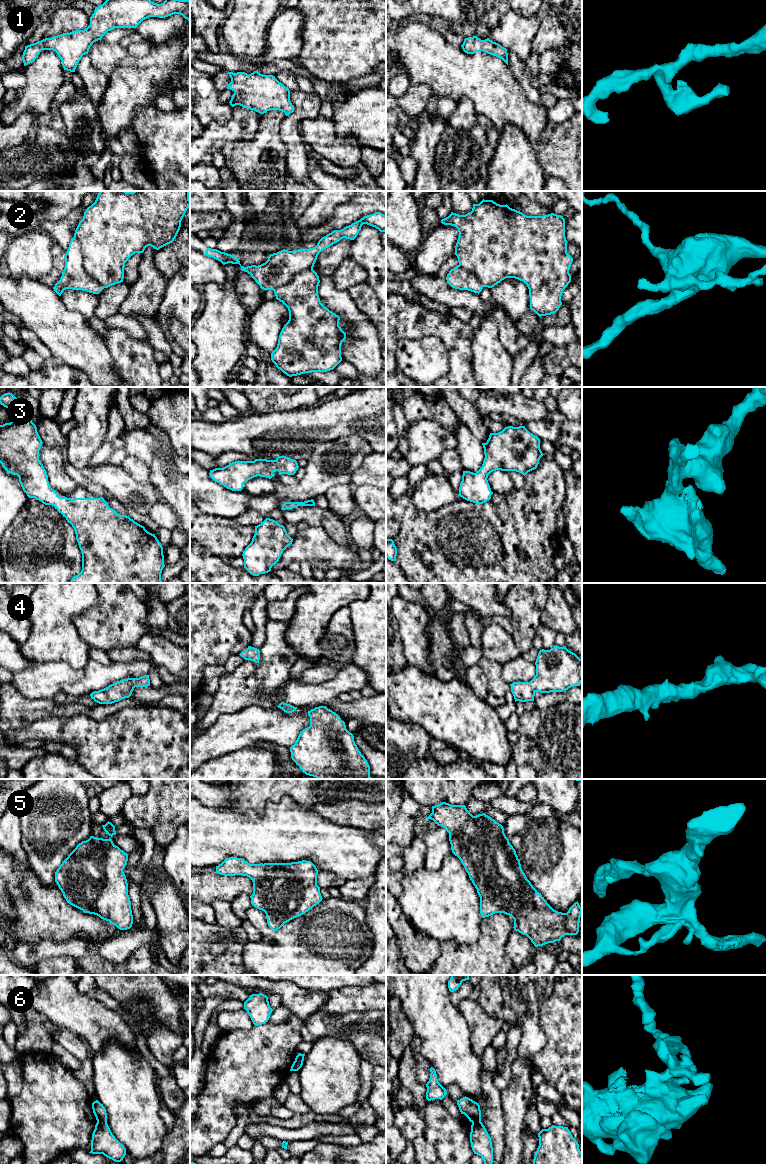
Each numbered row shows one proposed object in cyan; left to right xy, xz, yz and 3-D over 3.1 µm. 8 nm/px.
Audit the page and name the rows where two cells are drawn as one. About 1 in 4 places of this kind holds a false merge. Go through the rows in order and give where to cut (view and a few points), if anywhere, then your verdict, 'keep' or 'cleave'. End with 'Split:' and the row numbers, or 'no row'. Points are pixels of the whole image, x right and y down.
1: cut none; keep
2: cut xy (74, 236), (79, 243), (83, 269), (103, 288); cleave
3: cut none; keep
4: cut none; keep
5: cut none; keep
6: cut xy (97, 1121), (106, 1122); cleave
Split: 2, 6

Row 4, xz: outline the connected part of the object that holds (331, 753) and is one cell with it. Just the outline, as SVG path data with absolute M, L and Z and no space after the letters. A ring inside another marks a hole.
M326 706L315 707L308 715L310 726L300 732L290 747L291 758L302 772L317 779L371 779L370 766L340 716Z

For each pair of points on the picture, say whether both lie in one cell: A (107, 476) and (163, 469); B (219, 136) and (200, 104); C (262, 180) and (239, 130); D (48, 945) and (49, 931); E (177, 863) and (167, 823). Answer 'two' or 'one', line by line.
A: two
B: two
C: two
D: two
E: two

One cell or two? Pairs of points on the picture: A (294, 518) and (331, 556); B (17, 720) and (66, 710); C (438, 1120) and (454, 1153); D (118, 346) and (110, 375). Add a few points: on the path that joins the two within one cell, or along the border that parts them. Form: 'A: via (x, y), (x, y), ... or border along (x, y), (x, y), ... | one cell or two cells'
A: border along (308, 525), (321, 526), (329, 536) | two cells
B: via (29, 711), (54, 710) | one cell
C: via (441, 1128), (451, 1138), (452, 1145) | one cell
D: border along (104, 341), (113, 360), (113, 367), (121, 376) | two cells

